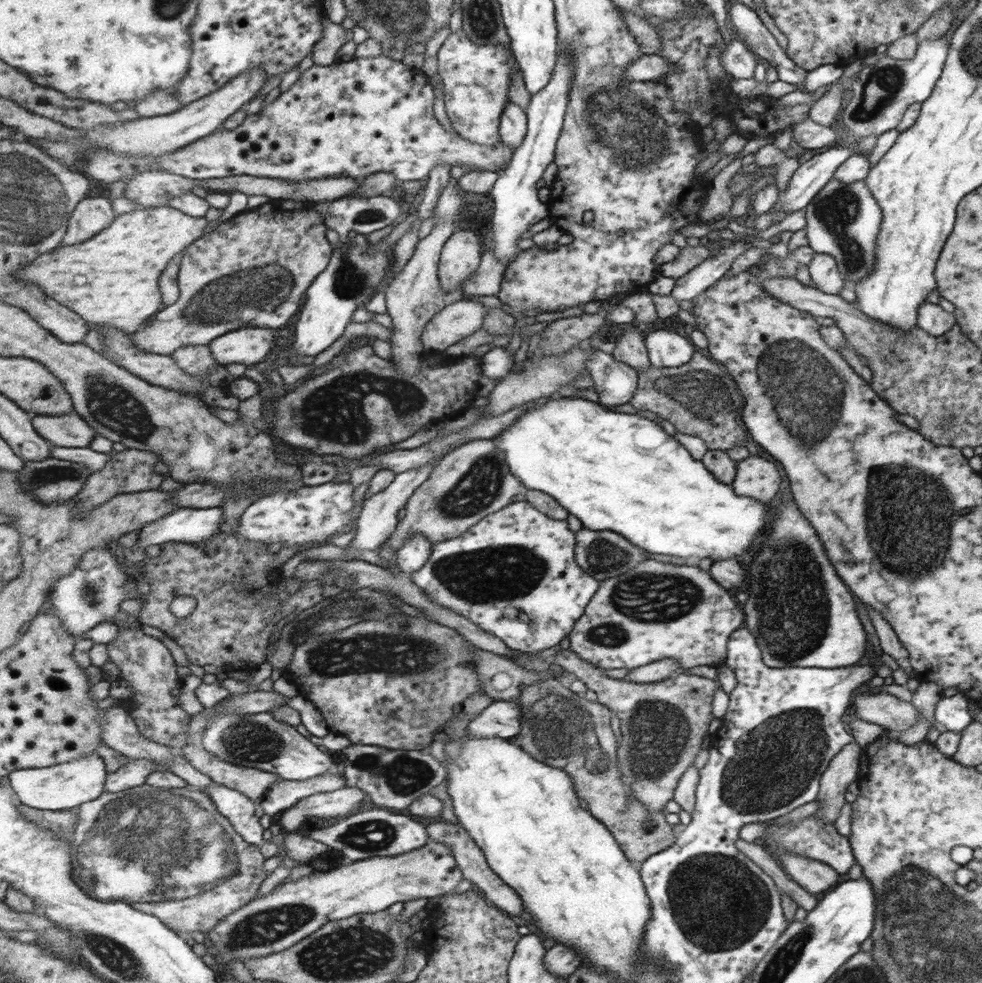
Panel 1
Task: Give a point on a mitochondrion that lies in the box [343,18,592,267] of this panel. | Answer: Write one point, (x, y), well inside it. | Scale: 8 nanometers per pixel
(370, 216)

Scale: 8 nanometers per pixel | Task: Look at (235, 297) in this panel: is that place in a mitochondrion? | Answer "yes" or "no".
yes

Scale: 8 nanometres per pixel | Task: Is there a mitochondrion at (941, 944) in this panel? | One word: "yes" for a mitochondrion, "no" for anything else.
yes

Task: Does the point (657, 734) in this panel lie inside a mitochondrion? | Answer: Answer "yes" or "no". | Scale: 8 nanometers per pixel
yes

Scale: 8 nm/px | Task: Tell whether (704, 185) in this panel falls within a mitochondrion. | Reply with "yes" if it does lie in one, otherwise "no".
no

